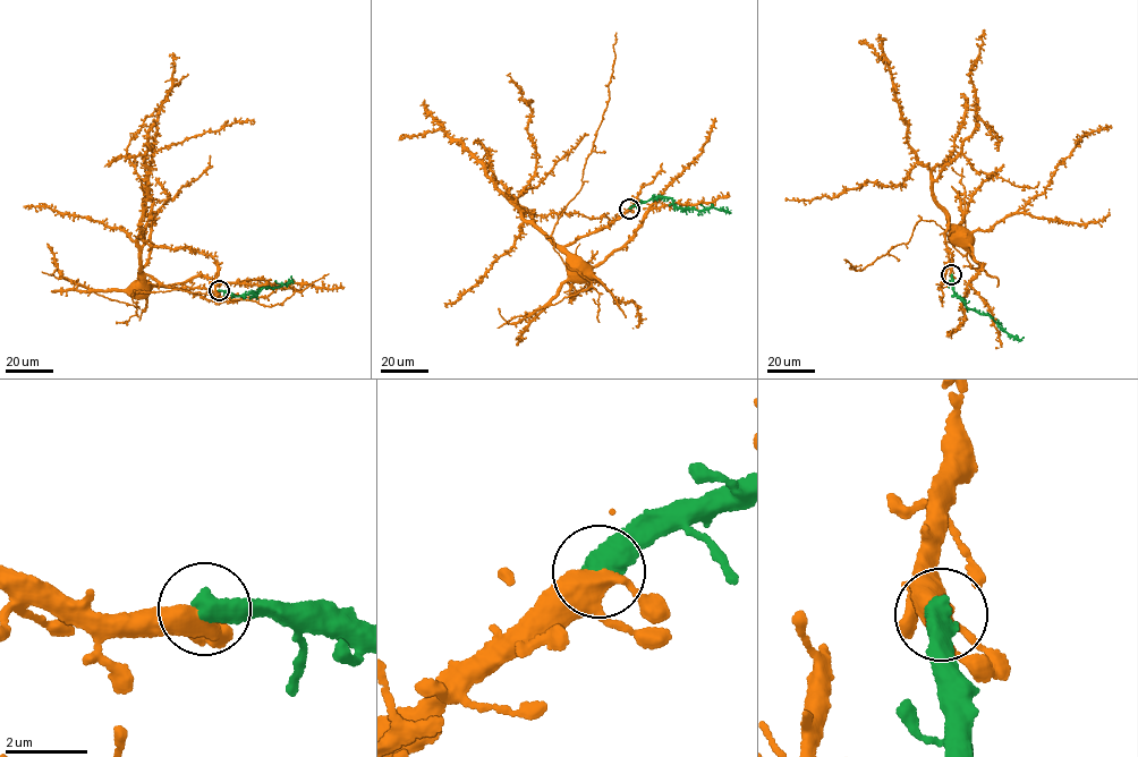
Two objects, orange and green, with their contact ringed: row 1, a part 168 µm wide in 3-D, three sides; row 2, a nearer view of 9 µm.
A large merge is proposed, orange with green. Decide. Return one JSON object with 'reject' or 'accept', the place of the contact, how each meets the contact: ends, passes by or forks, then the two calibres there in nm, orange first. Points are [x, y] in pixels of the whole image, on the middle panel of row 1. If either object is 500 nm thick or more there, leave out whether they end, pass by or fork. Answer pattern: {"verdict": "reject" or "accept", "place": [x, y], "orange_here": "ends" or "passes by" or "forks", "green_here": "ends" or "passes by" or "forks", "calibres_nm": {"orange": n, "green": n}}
{"verdict": "accept", "place": [629, 209], "calibres_nm": {"orange": 360, "green": 600}}

